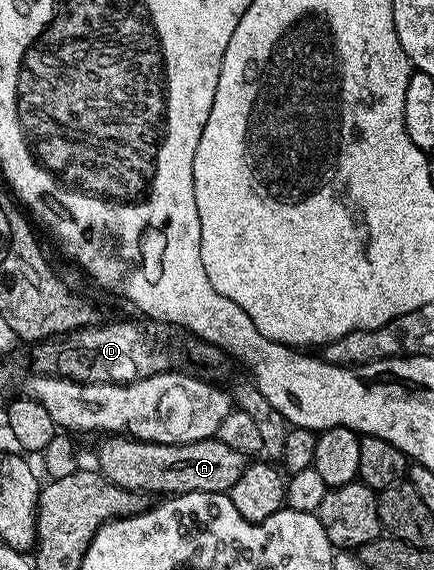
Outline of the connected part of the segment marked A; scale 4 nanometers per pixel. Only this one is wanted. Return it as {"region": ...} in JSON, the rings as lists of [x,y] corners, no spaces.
{"region":[[[110,435],[105,438],[106,442],[98,449],[98,465],[102,476],[108,478],[112,483],[116,483],[116,487],[124,487],[133,493],[145,493],[153,495],[153,493],[162,493],[158,495],[177,495],[179,493],[224,493],[229,494],[232,483],[236,483],[236,479],[240,479],[240,475],[244,473],[248,464],[247,454],[241,453],[233,447],[228,447],[228,443],[220,443],[217,439],[208,441],[197,441],[196,443],[184,443],[183,445],[154,445],[151,441],[140,441],[129,435]]]}

